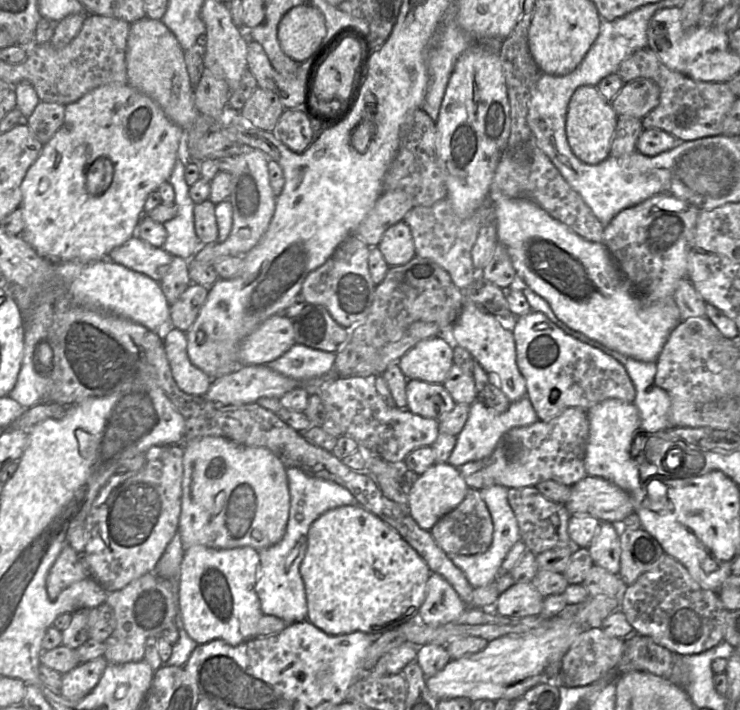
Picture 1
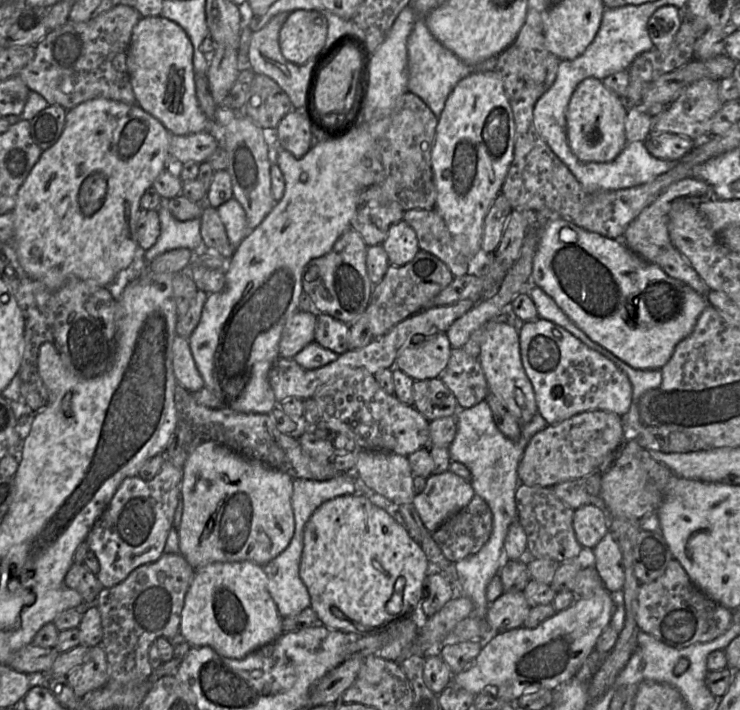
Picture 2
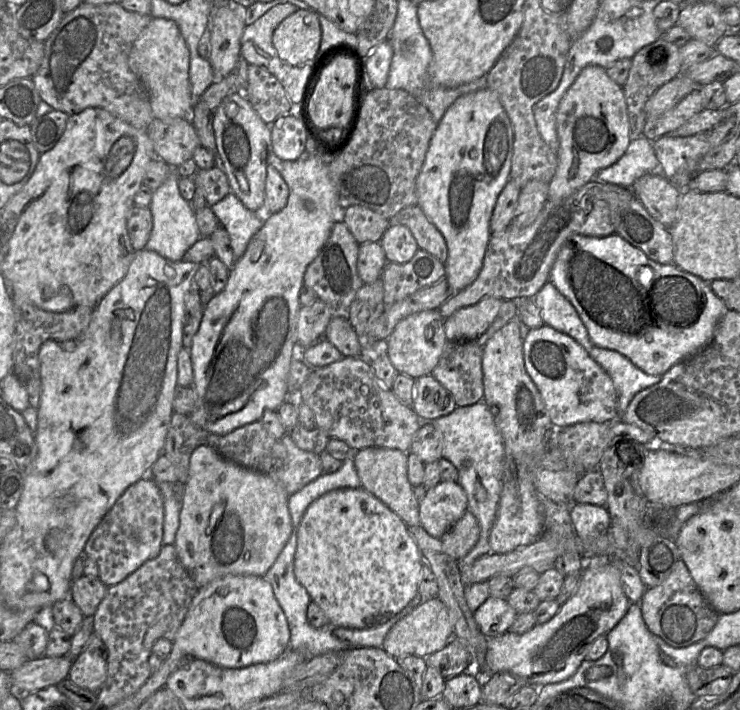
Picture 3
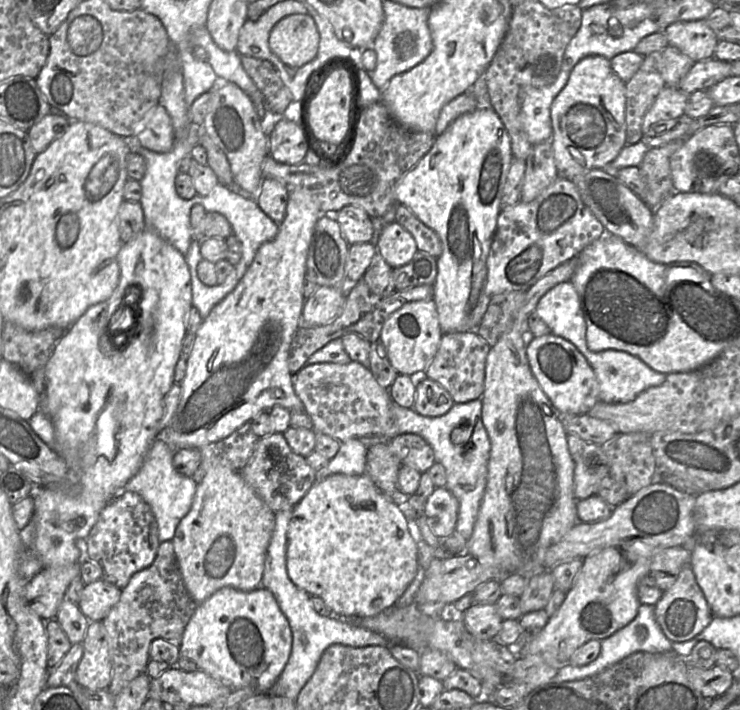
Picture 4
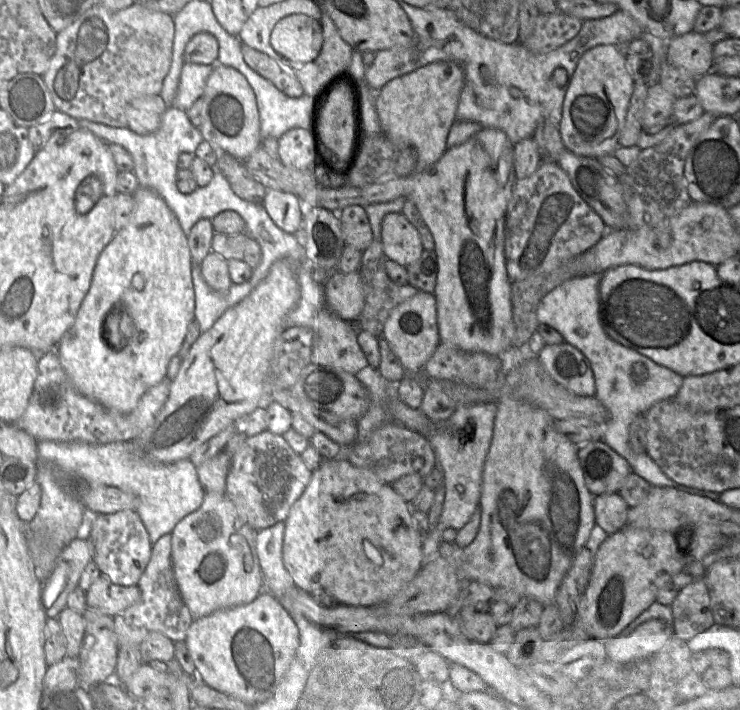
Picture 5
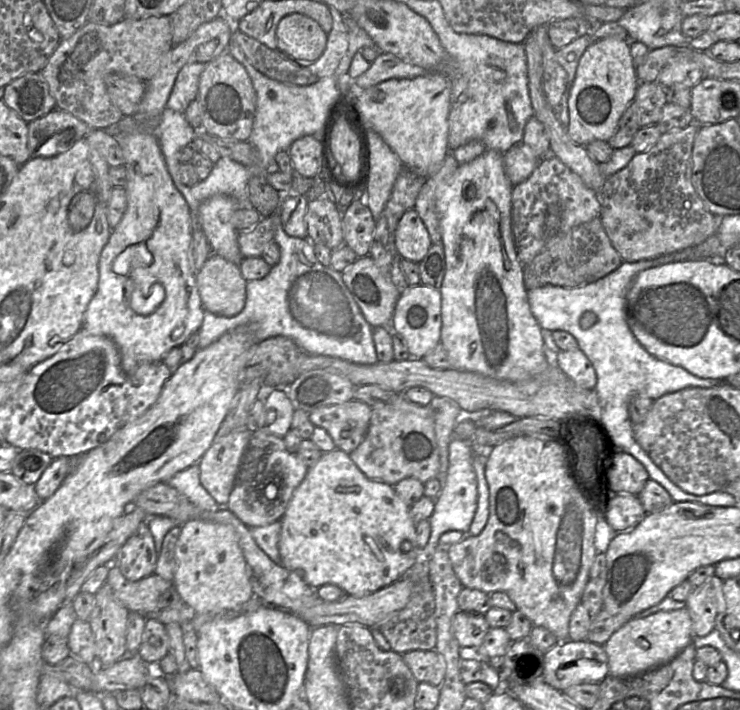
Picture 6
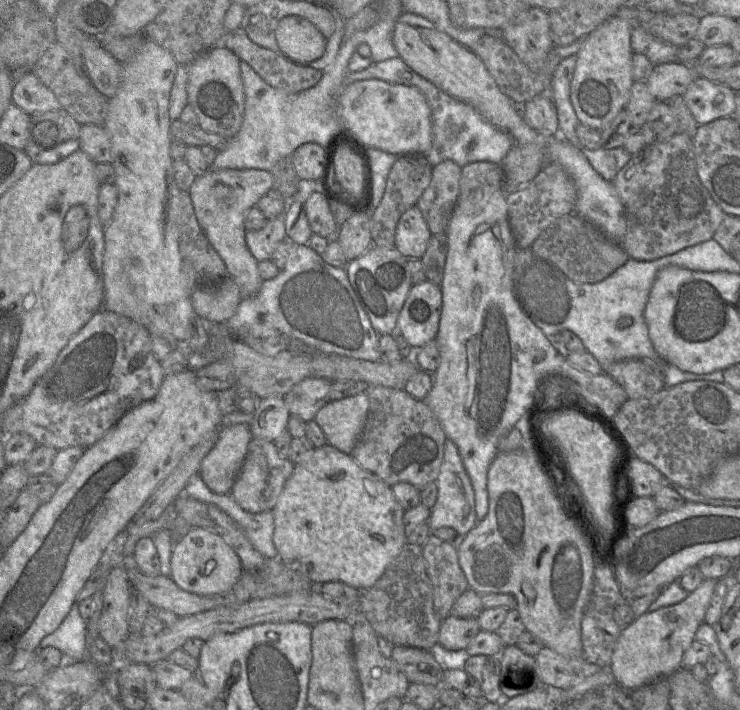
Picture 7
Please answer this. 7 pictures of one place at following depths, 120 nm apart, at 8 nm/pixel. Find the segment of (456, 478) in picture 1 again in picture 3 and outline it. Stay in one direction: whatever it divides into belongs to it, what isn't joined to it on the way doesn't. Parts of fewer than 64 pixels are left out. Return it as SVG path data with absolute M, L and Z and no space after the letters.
M441 481L427 491L419 503L421 526L435 538L441 538L467 511L464 489L455 481Z

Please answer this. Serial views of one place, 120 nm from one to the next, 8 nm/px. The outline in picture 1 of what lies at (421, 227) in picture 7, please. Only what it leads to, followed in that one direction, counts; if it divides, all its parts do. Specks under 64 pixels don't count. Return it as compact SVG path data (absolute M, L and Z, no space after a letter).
M404 221L385 231L378 248L389 267L402 266L416 255L411 230Z

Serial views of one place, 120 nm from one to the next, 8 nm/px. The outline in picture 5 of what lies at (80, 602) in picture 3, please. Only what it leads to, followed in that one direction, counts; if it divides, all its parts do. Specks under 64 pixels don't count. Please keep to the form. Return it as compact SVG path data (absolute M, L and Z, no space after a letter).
M100 575L86 591L87 609L114 617L137 603L141 592L137 585L120 586L114 584L105 575Z

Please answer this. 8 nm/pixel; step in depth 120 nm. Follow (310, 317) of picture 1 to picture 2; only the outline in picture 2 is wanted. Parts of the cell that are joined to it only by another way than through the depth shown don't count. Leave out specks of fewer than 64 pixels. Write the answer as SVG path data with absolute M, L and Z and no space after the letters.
M318 313L314 342L338 355L349 350L350 325L328 314Z

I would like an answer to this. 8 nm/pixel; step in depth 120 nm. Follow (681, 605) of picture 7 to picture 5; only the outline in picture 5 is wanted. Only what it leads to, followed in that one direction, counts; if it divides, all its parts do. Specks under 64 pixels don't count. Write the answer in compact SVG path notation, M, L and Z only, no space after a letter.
M660 620L646 621L631 634L605 641L608 660L629 662L651 656L673 637L670 625Z

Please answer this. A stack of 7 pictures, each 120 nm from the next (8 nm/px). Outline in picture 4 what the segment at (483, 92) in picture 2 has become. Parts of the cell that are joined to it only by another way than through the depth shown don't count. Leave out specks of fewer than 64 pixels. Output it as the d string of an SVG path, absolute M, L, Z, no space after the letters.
M479 106L456 118L444 132L436 135L428 153L394 185L395 203L407 206L438 235L442 244L442 253L437 257L438 272L433 283L433 300L443 335L476 331L487 311L491 298L484 291L487 258L512 160L511 141L502 120L490 106Z

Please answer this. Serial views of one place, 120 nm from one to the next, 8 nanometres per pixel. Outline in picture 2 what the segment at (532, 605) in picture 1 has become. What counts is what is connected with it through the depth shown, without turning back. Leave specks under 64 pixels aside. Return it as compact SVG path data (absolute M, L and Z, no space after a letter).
M523 591L505 592L488 605L486 619L493 633L522 627L531 606Z

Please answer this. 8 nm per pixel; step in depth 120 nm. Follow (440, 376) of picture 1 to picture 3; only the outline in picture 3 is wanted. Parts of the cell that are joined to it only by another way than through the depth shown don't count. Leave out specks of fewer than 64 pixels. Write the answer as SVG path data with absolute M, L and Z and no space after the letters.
M437 309L414 313L397 324L387 339L387 349L390 362L398 373L414 380L432 373L448 343L444 322Z

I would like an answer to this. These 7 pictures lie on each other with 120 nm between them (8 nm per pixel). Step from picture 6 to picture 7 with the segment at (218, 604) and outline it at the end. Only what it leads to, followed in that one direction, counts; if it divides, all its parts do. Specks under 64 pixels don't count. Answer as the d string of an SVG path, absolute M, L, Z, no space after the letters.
M191 527L187 534L175 542L171 554L171 578L183 590L201 596L212 596L229 592L241 576L243 567L235 551L224 539L201 527Z

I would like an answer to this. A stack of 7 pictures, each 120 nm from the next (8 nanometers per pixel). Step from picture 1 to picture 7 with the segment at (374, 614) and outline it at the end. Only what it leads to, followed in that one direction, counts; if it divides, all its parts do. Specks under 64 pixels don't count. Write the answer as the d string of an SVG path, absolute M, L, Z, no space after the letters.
M329 443L313 448L299 463L295 464L294 471L286 481L272 511L274 516L273 542L278 551L278 556L291 569L305 573L317 587L326 582L340 581L358 590L368 589L382 576L388 565L408 543L403 523L405 509L396 499L392 487L378 476L363 469L351 454L341 452Z

